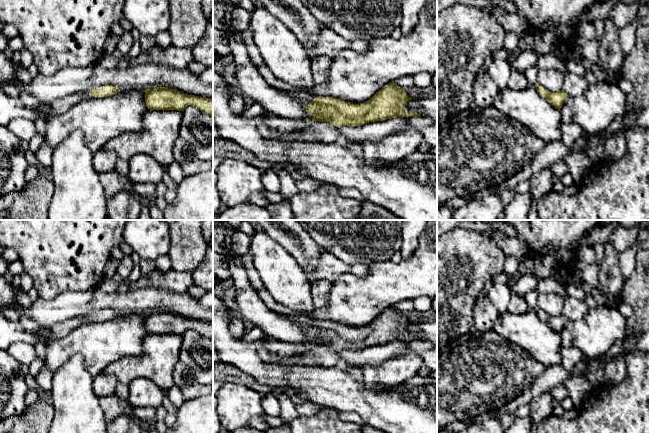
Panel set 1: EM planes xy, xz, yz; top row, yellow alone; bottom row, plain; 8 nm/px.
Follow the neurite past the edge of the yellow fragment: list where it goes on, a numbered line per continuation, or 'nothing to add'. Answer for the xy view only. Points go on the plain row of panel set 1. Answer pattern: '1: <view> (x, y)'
1: xy (61, 329)

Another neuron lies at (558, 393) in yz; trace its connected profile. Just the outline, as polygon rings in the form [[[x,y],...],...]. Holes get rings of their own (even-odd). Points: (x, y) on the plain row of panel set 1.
[[[563,384],[552,388],[549,393],[553,400],[556,400],[558,402],[561,402],[564,398],[569,396],[569,392]]]

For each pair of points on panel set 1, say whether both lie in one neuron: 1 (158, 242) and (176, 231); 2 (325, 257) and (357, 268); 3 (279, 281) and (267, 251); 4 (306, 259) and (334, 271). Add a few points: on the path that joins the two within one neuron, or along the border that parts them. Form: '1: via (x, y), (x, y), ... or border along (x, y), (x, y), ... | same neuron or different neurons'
1: border along (169, 230), (170, 246), (166, 253) | different neurons
2: via (333, 265), (338, 268), (349, 268) | same neuron
3: via (279, 274), (278, 269), (269, 258) | same neuron
4: border along (322, 250), (314, 271), (317, 279) | different neurons

